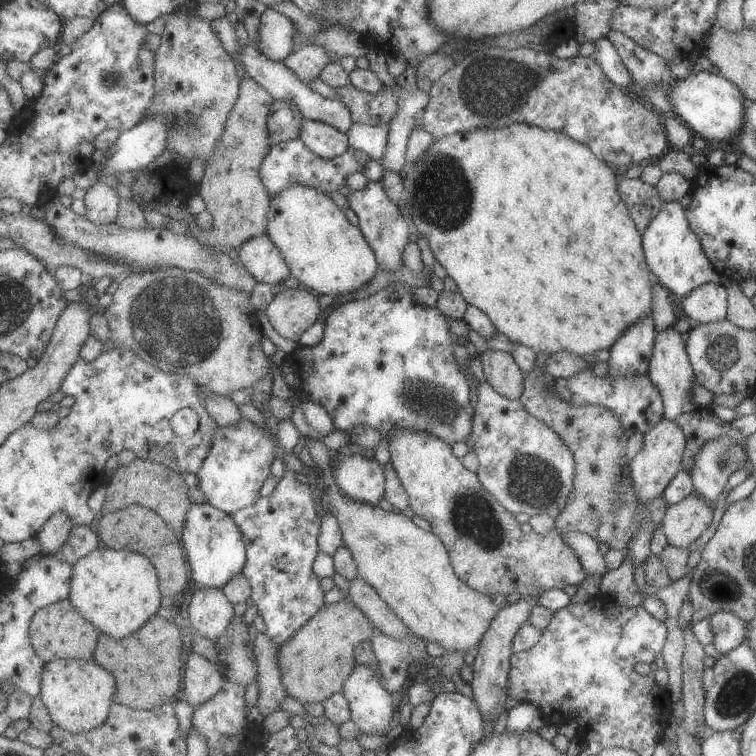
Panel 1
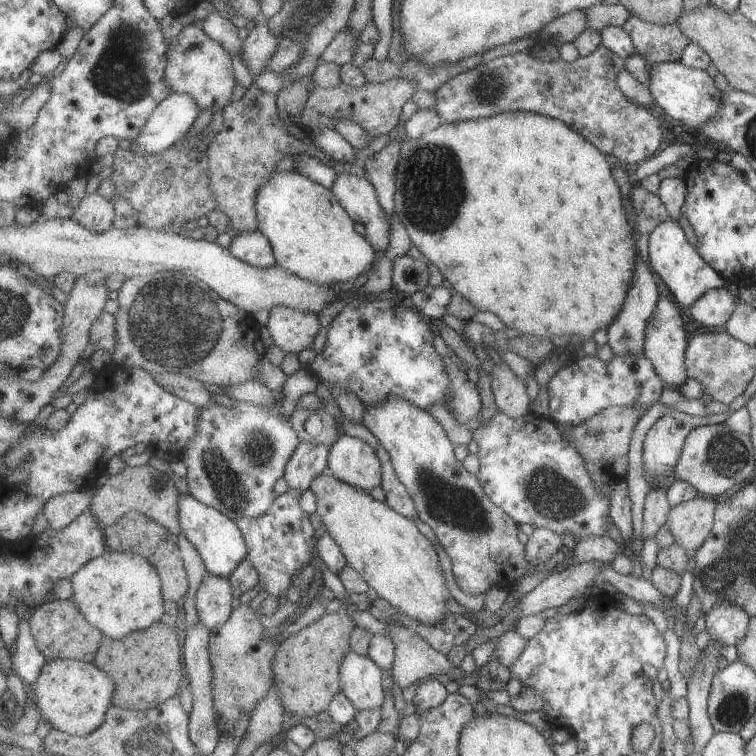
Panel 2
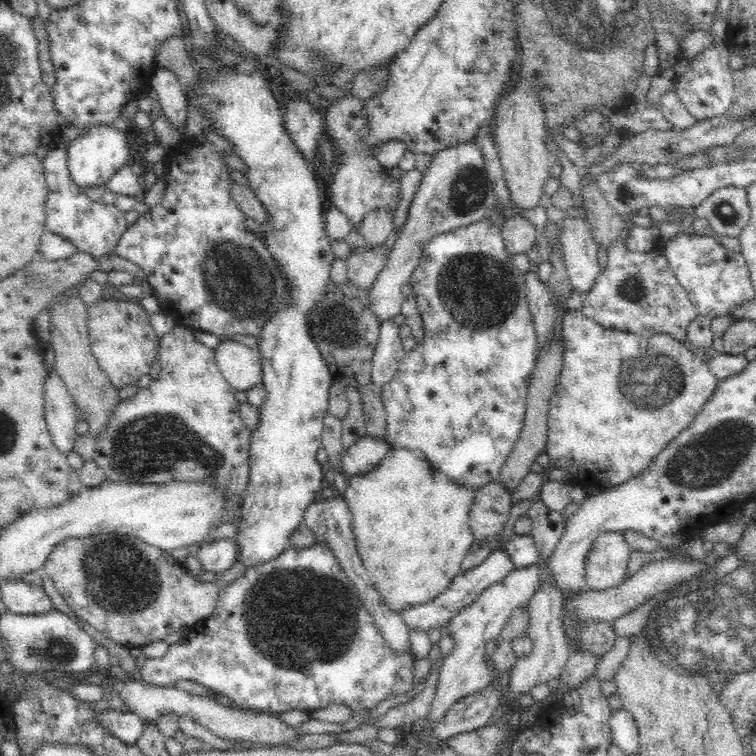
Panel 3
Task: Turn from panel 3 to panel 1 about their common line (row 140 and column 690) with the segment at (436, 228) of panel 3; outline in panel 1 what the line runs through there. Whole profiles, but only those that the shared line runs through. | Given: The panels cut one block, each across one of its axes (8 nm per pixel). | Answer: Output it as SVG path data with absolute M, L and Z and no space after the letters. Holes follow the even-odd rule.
M727 435L705 441L692 458L692 467L688 470L694 494L713 506L723 492L727 478L743 468L747 460L747 453Z

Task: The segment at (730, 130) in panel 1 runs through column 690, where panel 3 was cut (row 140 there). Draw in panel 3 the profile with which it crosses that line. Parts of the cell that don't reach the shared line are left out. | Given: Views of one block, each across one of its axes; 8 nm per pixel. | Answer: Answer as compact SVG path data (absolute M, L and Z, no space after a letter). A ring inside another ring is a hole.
M94 124L81 130L78 136L68 142L68 169L74 184L86 191L90 186L102 186L110 180L110 176L132 162L132 148L129 135L111 124Z

